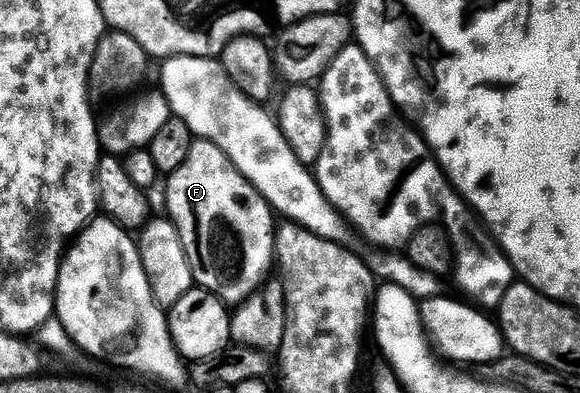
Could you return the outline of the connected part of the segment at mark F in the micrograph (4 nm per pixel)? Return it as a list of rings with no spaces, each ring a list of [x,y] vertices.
[[[196,139],[189,150],[189,158],[166,177],[167,212],[166,215],[177,226],[181,234],[181,246],[189,258],[192,281],[198,287],[209,290],[228,306],[237,306],[245,298],[252,296],[260,284],[268,279],[275,260],[275,233],[277,220],[270,205],[262,194],[237,170],[237,166],[226,154],[208,140]]]

